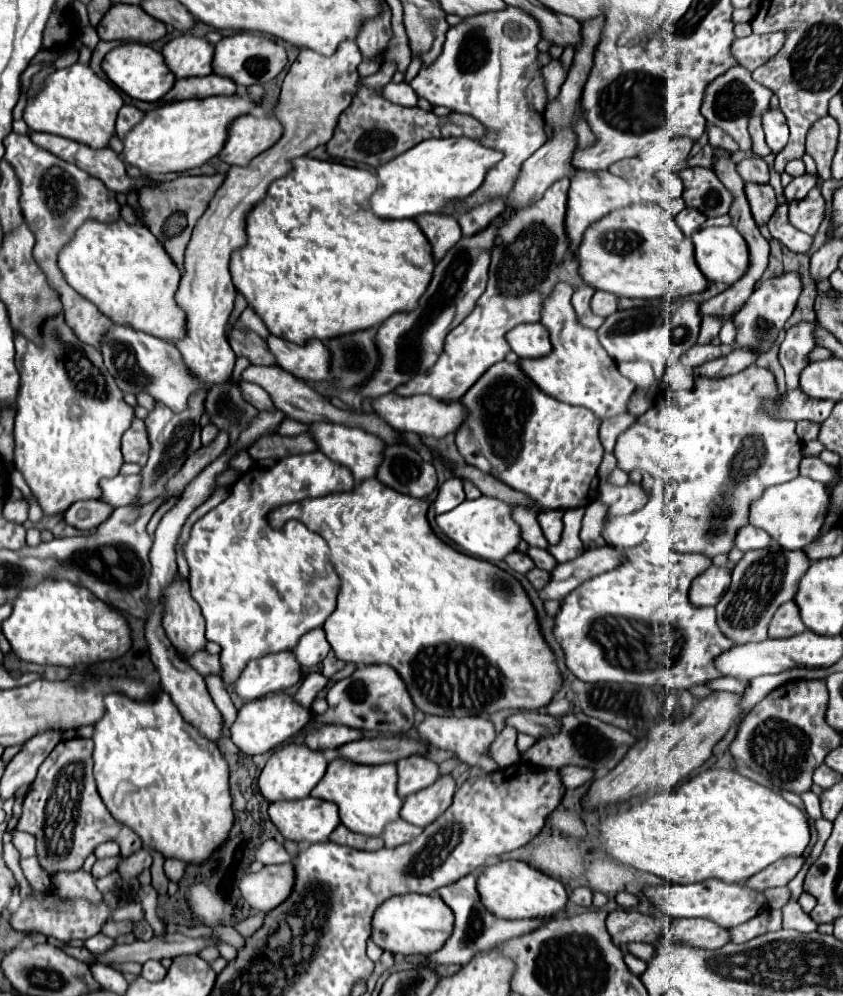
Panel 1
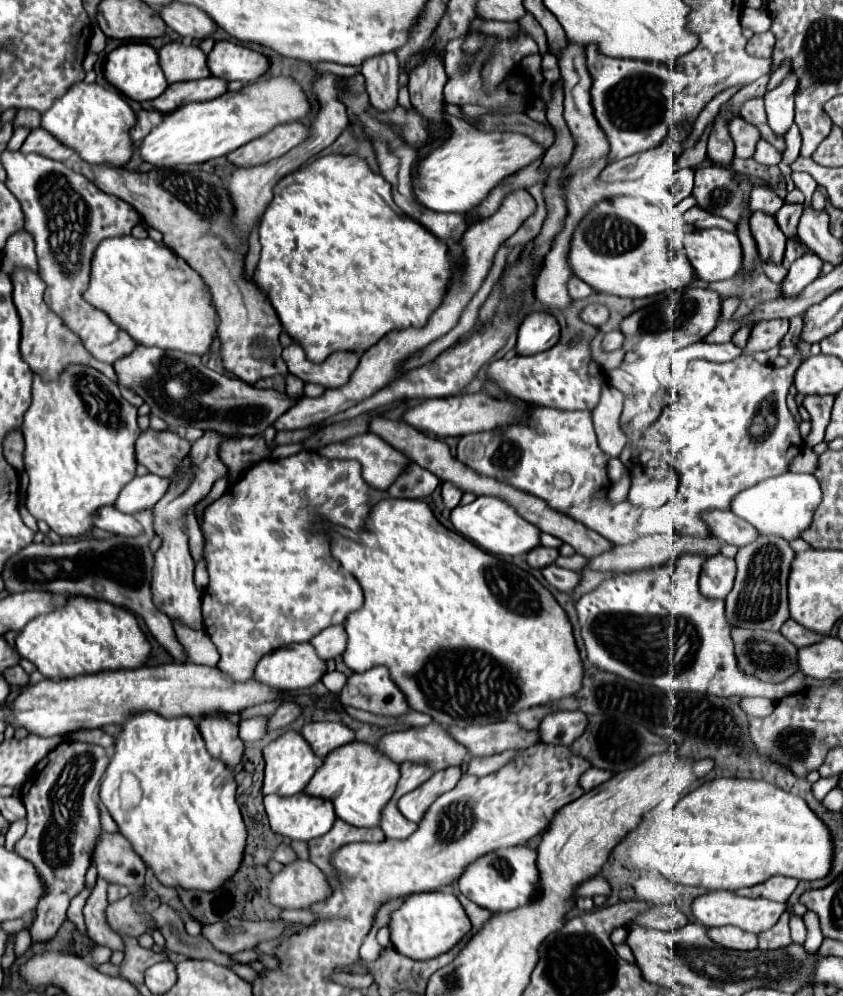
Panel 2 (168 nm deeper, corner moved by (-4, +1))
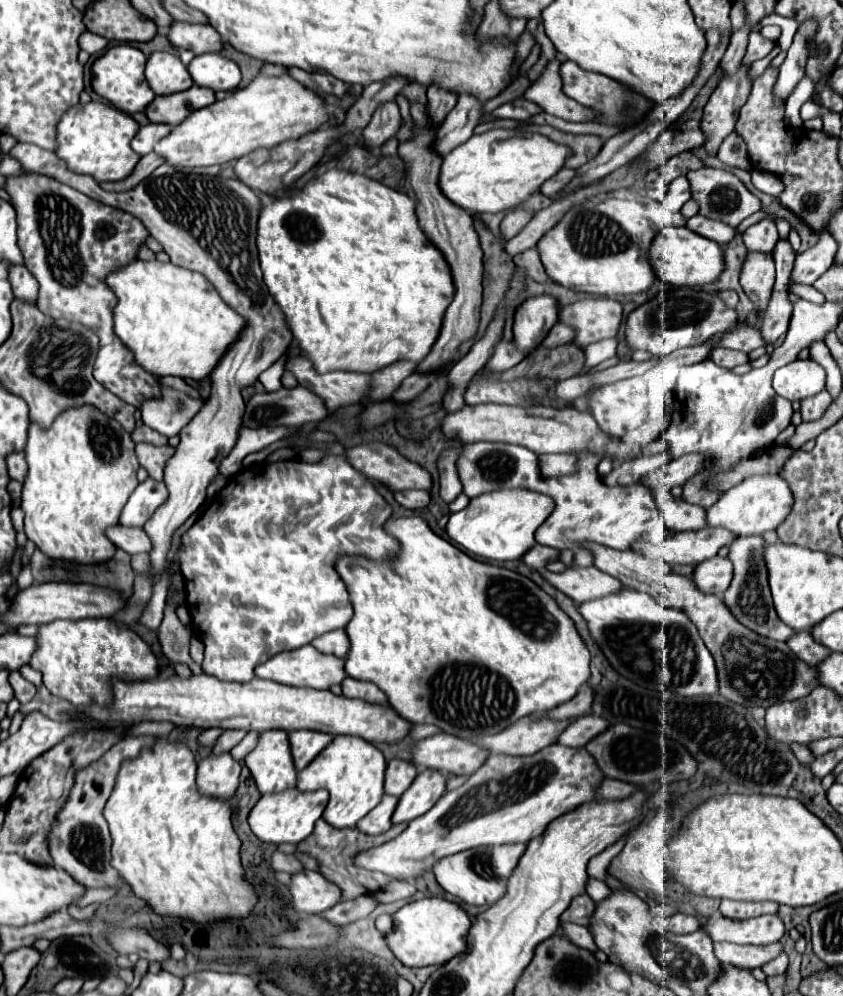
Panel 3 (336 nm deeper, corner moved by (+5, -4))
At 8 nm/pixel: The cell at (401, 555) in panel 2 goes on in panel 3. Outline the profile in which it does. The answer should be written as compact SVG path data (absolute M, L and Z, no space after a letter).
M421 517L389 519L385 529L393 537L397 537L399 543L403 545L401 557L393 559L391 563L377 563L377 561L369 561L365 557L341 557L341 561L337 561L337 571L347 585L347 591L351 595L351 605L353 605L353 619L345 627L349 639L351 639L351 651L347 655L345 671L347 671L349 677L371 681L381 691L385 691L389 705L401 717L405 717L411 723L437 725L445 733L461 737L461 739L483 737L485 733L499 733L501 729L507 729L509 725L513 725L513 721L519 721L521 717L527 717L531 713L541 713L541 711L547 713L547 711L559 707L561 703L567 703L569 699L573 699L577 695L579 687L583 683L587 683L589 661L591 661L587 645L579 637L571 617L567 613L563 613L559 609L559 605L555 603L555 599L551 595L547 595L541 587L537 587L531 579L523 577L515 571L471 559L461 549L457 549L449 541L435 535Z

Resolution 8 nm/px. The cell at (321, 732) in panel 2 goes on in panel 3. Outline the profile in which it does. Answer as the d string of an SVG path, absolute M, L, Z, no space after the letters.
M291 731L289 743L291 743L291 755L295 761L295 769L305 769L329 743L331 735L319 733L319 731Z

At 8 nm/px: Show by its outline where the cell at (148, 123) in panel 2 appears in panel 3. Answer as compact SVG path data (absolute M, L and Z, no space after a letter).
M149 123L149 125L145 125L145 127L139 129L139 133L135 135L135 139L131 141L131 147L139 155L147 155L147 153L151 153L155 149L157 141L161 141L161 137L165 137L169 131L171 131L171 127L165 125L165 123L163 125Z

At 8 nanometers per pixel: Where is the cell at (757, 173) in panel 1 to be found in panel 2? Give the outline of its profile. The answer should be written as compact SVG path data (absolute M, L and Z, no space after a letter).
M758 184L752 188L752 194L750 194L752 210L764 210L774 216L782 204L784 204L784 200L772 192L770 184Z

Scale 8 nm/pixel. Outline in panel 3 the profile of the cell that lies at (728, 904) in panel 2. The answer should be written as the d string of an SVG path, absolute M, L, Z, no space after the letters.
M715 915L709 917L705 931L713 941L727 941L735 945L769 945L783 937L785 927L777 915L761 915L745 921L729 921L723 915Z

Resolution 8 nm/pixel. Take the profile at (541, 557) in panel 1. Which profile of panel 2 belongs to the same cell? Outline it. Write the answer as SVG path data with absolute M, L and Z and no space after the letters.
M574 554L574 556L568 556L568 558L566 558L566 556L558 556L558 560L556 560L554 564L560 566L560 568L570 568L570 570L576 570L576 568L578 568L578 570L580 570L580 568L586 564L584 560L586 560L586 558L580 556L580 554Z

